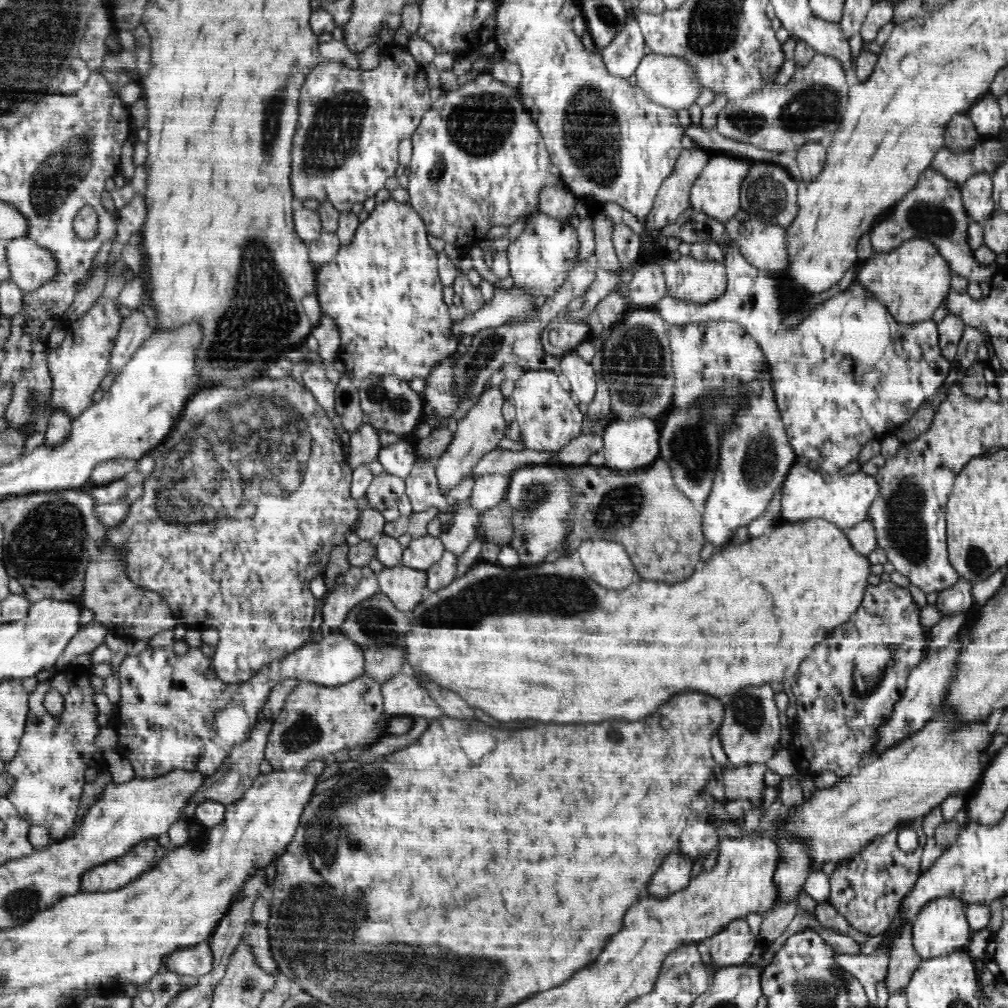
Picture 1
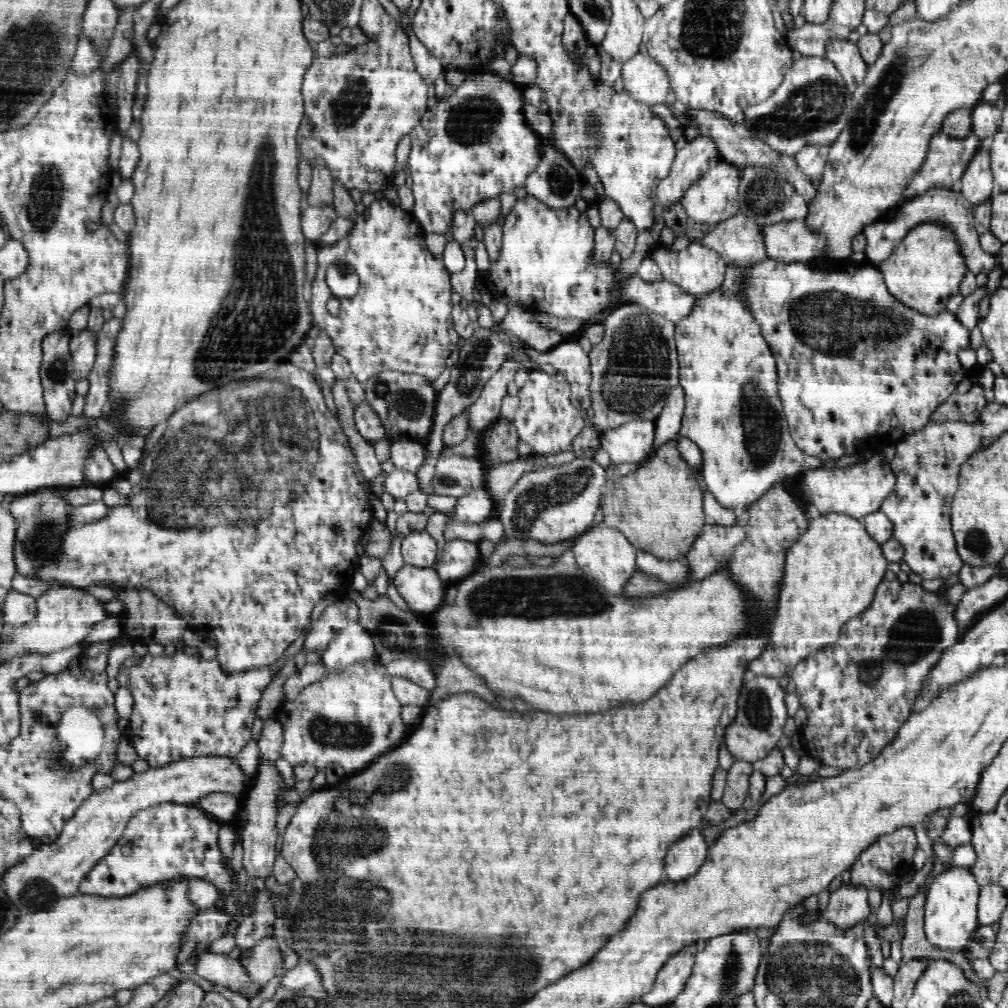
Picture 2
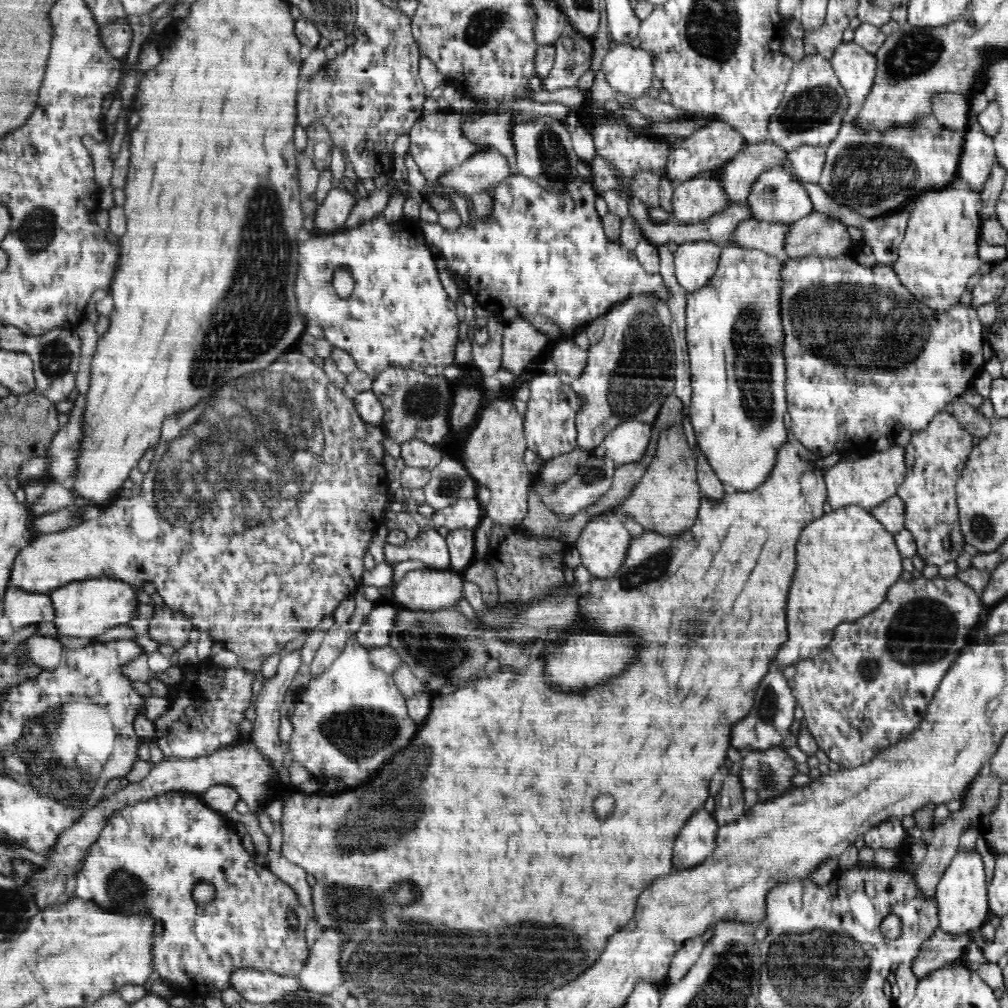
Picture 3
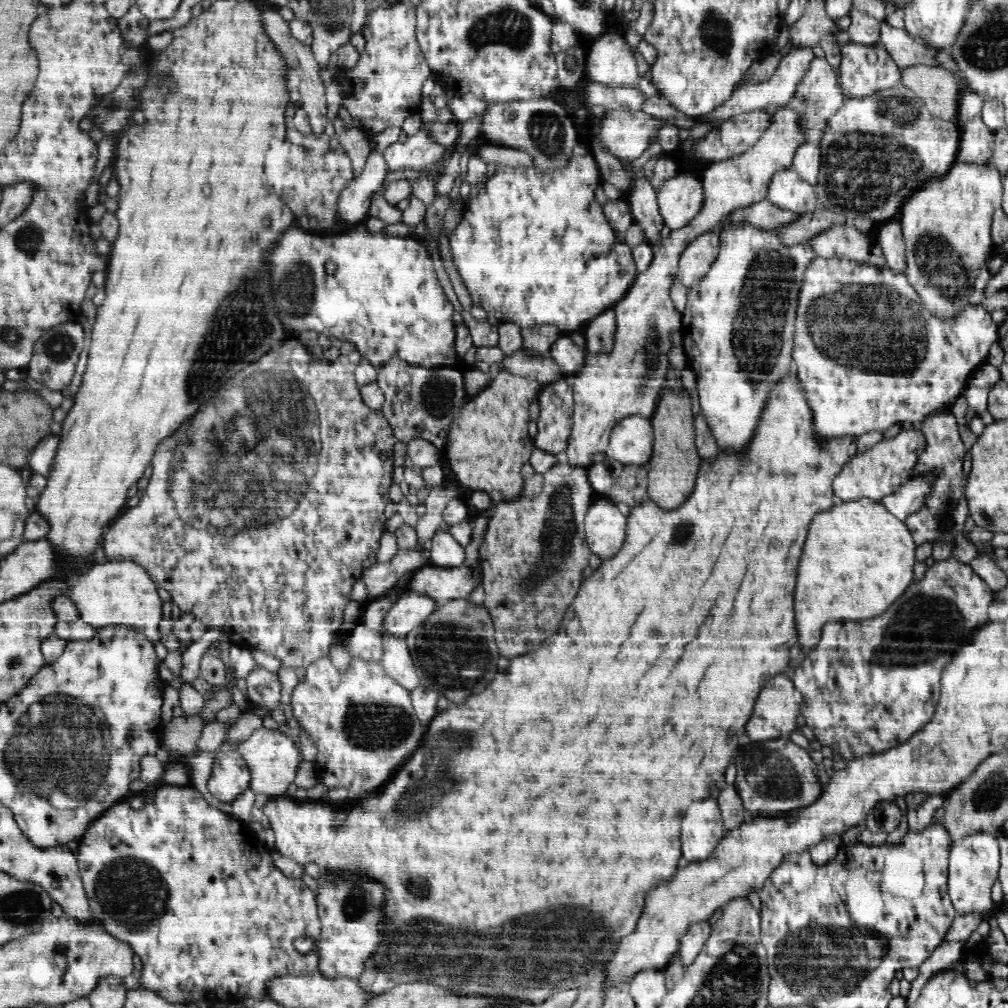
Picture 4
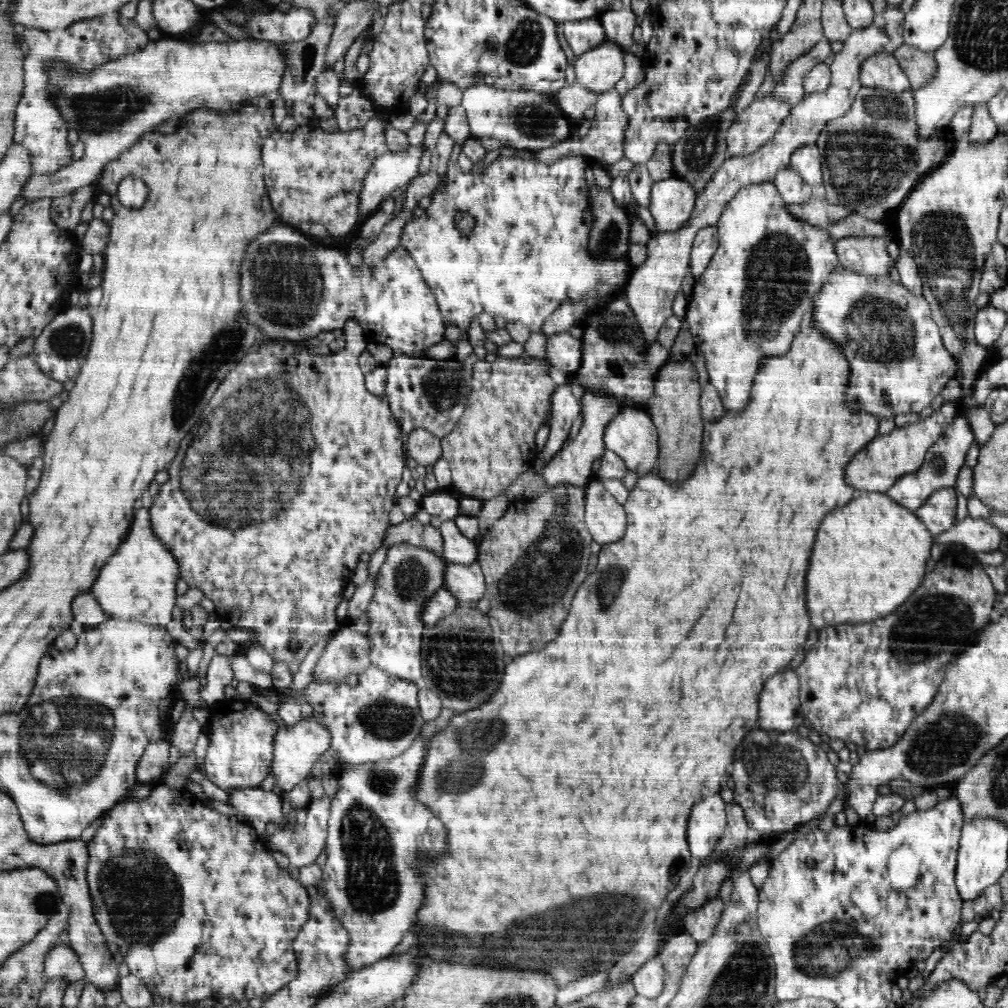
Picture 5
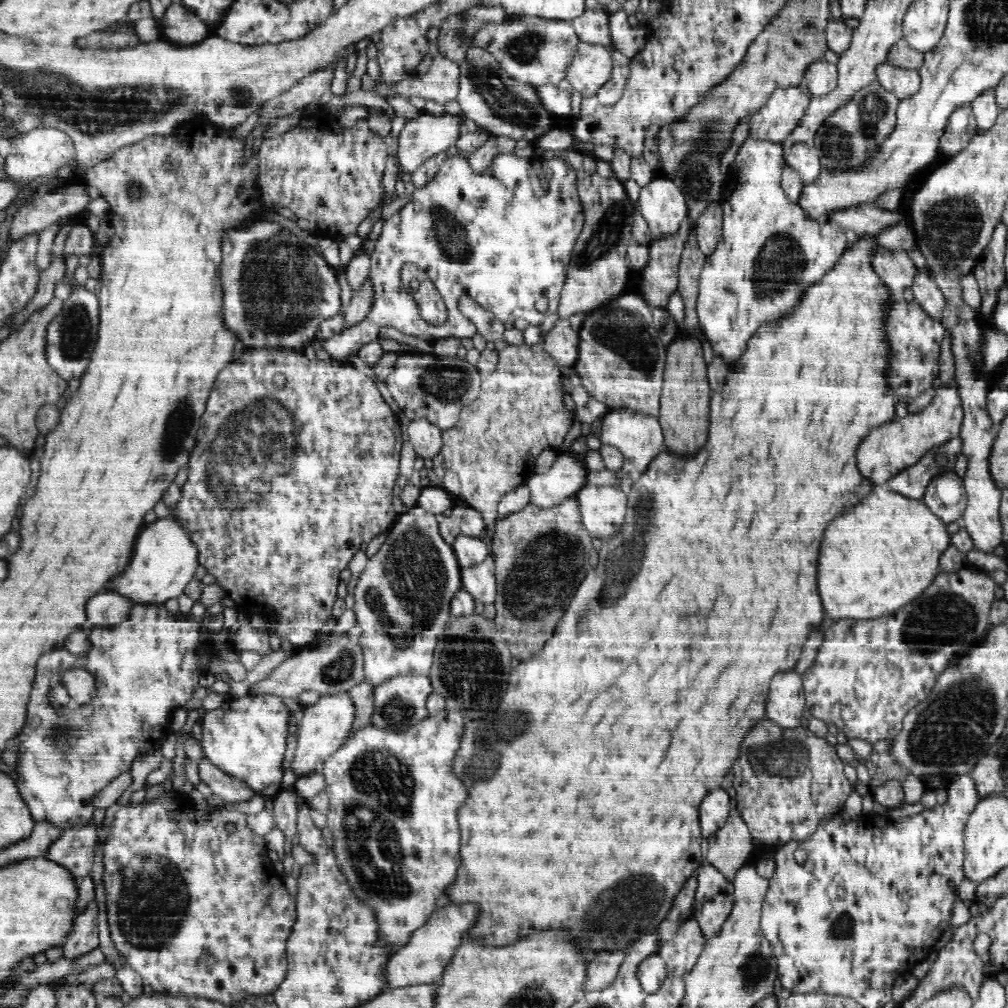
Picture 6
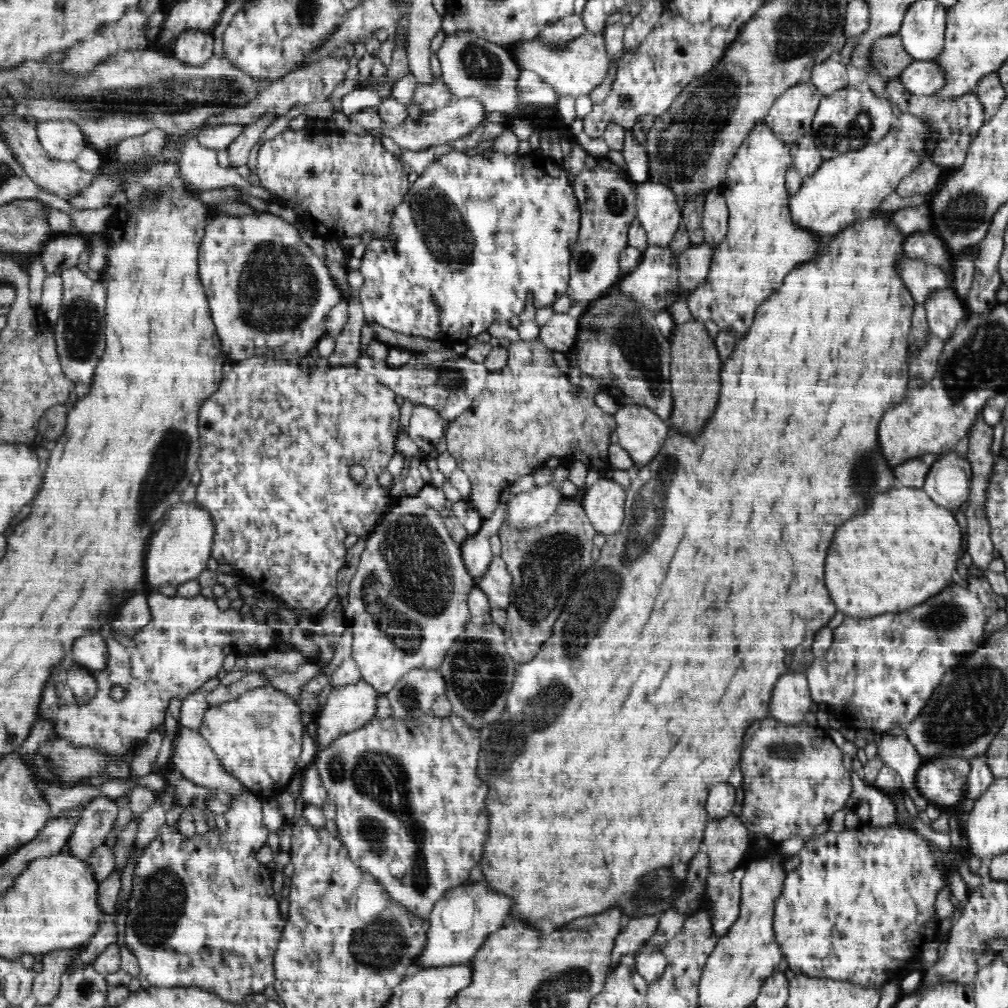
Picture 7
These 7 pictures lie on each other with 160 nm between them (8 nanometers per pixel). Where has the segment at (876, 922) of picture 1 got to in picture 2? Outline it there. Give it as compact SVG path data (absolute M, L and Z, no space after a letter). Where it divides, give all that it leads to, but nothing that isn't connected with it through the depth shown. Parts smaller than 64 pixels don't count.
M900 827L898 830L880 836L867 850L861 852L860 857L850 869L850 881L852 886L865 886L866 888L880 888L886 898L894 894L903 881L903 877L910 872L912 858L919 848L913 827Z

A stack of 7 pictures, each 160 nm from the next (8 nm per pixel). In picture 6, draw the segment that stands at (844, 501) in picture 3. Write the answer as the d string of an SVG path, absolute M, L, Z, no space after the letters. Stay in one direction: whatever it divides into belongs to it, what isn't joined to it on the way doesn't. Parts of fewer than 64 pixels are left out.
M956 383L946 388L935 390L934 402L920 414L892 419L871 430L870 434L859 444L858 467L875 485L888 485L890 478L921 460L923 454L936 445L944 445L958 438L963 421L963 401L960 389L956 392Z

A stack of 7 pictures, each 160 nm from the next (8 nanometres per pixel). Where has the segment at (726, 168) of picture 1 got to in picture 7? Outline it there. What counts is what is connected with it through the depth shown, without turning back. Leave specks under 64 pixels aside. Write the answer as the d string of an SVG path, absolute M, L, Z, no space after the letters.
M650 180L637 185L636 216L645 229L649 245L670 245L683 225L681 211L676 193L667 186Z

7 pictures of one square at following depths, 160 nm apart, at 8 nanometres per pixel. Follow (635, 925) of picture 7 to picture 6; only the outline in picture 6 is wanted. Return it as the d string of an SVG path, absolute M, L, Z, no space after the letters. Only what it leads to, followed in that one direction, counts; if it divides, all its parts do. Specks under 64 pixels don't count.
M628 948L618 950L602 950L596 953L587 964L586 982L584 982L584 993L604 990L614 982L617 977L621 962Z

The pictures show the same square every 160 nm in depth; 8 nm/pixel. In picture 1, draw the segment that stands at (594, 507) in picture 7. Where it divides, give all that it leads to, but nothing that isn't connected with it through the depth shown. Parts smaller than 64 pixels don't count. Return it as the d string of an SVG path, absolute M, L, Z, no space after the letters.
M588 538L581 542L576 552L592 580L604 588L626 589L638 578L630 554L619 542Z

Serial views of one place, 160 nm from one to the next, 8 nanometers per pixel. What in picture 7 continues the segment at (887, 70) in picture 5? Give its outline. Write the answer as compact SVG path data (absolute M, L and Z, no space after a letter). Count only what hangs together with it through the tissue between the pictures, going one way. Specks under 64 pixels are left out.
M914 61L898 77L904 88L916 96L933 96L946 86L946 69L934 61Z

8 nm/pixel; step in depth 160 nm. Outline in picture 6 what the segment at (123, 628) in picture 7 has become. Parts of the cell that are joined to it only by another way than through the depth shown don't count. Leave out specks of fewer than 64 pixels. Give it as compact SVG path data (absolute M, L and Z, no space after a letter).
M98 594L88 602L88 622L102 627L124 622L133 606L129 598L119 594Z

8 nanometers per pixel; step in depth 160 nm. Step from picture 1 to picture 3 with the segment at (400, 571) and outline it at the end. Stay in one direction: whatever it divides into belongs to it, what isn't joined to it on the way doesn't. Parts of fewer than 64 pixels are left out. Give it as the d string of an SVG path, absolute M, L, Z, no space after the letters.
M416 569L404 574L387 603L410 610L440 610L463 602L465 578L452 570Z

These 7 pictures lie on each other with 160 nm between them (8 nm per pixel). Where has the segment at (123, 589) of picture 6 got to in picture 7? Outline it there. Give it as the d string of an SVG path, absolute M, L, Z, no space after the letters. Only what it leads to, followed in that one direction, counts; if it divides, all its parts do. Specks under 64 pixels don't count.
M180 502L173 508L169 519L164 521L158 533L152 534L147 546L144 559L146 586L159 589L164 586L178 588L180 584L197 578L207 568L215 538L214 519L211 517L212 515L200 508L196 502Z

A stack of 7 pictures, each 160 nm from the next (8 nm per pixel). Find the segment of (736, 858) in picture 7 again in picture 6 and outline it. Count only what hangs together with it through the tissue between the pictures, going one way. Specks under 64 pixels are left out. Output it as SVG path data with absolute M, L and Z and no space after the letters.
M731 808L720 830L708 836L707 864L715 866L728 880L753 860L755 842L738 808Z

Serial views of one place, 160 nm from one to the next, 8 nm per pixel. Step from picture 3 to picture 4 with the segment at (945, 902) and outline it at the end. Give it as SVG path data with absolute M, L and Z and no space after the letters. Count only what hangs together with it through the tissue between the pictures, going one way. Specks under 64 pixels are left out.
M976 831L962 836L952 845L948 863L947 893L958 916L977 911L987 916L987 912L994 906L990 889L998 878L1001 854L996 839L995 835L986 831Z

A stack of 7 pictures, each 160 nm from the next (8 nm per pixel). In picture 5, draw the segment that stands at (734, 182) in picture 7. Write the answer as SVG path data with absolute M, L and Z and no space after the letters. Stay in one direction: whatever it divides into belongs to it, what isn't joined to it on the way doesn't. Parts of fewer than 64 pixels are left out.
M771 179L762 183L749 183L748 186L741 187L736 192L734 198L728 201L717 222L719 241L717 252L714 254L706 271L696 280L697 283L694 285L694 292L692 292L692 302L690 302L685 312L684 317L688 321L690 334L695 338L695 349L700 350L702 356L704 356L709 383L717 391L724 409L730 409L730 411L744 408L742 402L744 402L744 398L748 398L748 386L753 384L752 376L757 374L756 368L760 366L761 358L764 355L782 355L788 351L797 328L805 322L806 316L812 310L814 300L820 296L820 290L825 287L824 284L826 284L828 276L834 272L839 264L839 256L836 255L836 245L839 240L836 240L830 231L824 231L822 227L812 227L810 222L796 217L788 209L788 206Z

